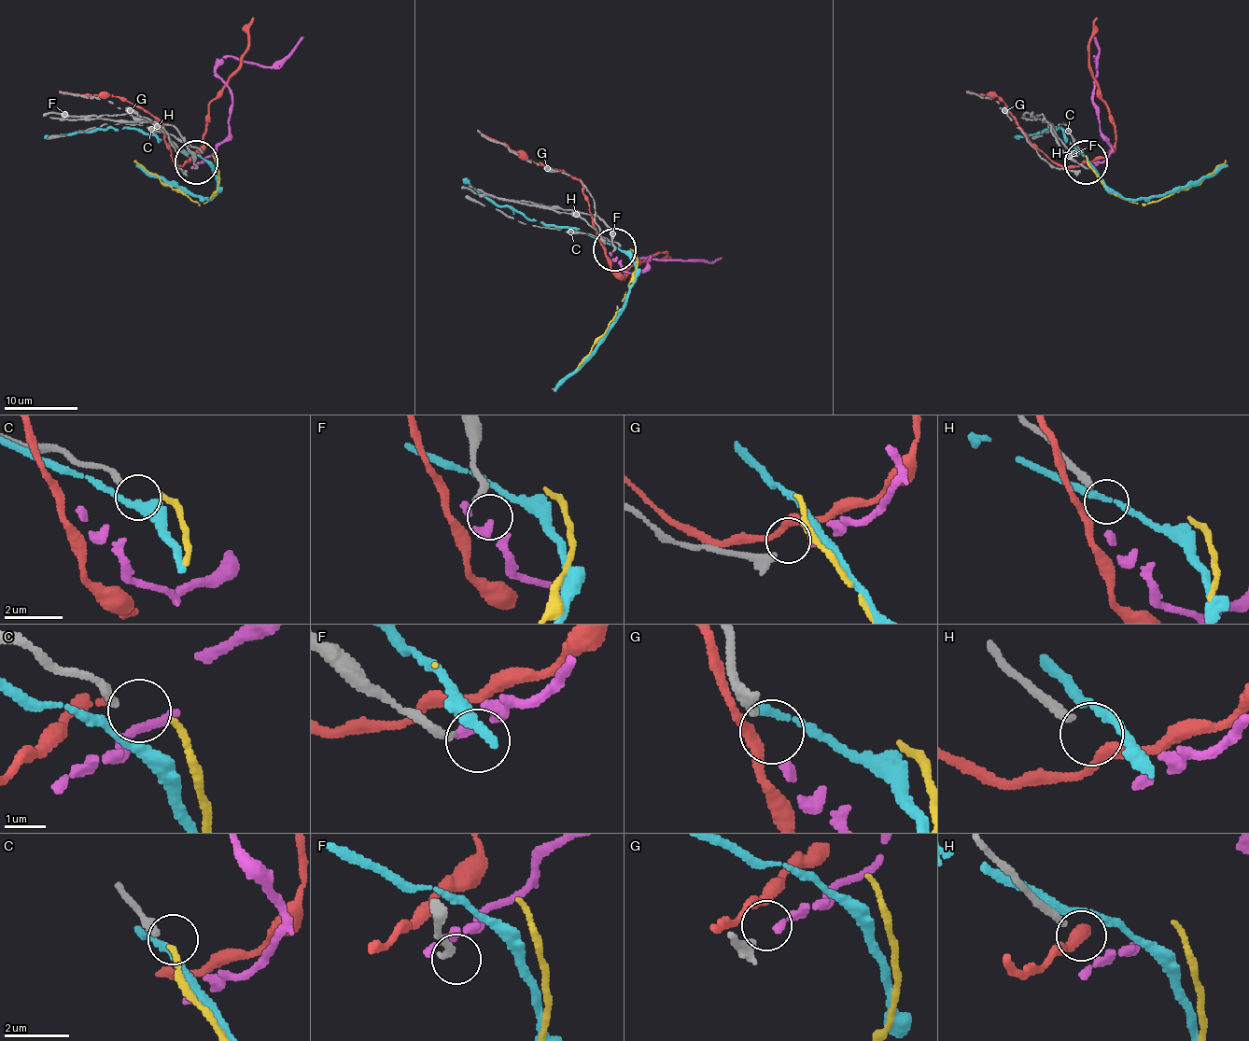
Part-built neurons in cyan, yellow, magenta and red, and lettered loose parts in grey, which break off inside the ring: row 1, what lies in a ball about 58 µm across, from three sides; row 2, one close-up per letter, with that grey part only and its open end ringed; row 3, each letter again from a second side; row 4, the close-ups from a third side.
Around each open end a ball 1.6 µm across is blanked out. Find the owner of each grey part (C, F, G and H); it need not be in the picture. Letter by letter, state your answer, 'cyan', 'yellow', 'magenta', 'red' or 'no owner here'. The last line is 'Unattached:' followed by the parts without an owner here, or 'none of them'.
C: yellow
F: no owner here
G: magenta
H: no owner here
Unattached: F, H

